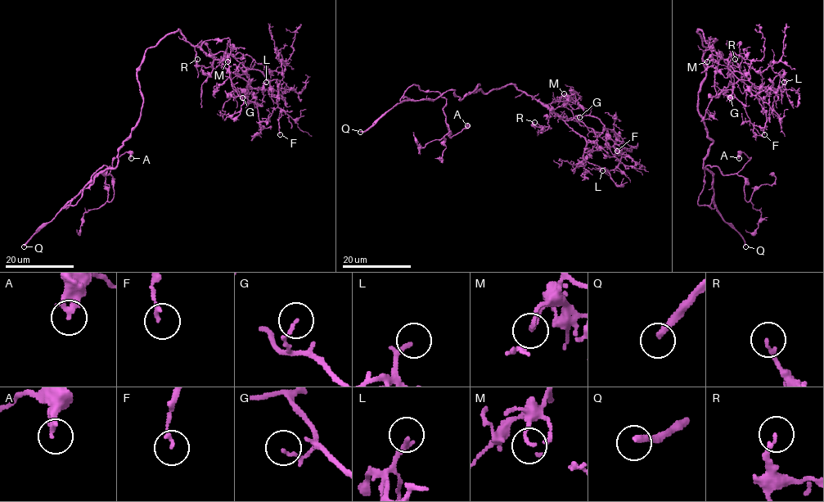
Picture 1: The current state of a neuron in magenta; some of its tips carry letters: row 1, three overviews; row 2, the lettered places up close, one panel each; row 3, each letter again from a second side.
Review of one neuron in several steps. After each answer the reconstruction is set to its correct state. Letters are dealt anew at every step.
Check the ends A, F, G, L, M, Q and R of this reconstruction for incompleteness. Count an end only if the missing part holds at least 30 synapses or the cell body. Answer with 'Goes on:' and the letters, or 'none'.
Goes on: L, Q

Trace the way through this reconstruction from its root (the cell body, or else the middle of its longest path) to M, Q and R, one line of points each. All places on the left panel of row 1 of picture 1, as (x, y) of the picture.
M: (139, 116), (137, 67), (145, 51), (168, 34), (178, 29), (199, 46), (228, 38), (227, 61)
Q: (139, 116), (137, 126), (119, 151), (118, 165), (101, 172), (24, 246)
R: (139, 116), (142, 94), (137, 67), (149, 47), (178, 29), (213, 60), (213, 66), (198, 65), (197, 59)

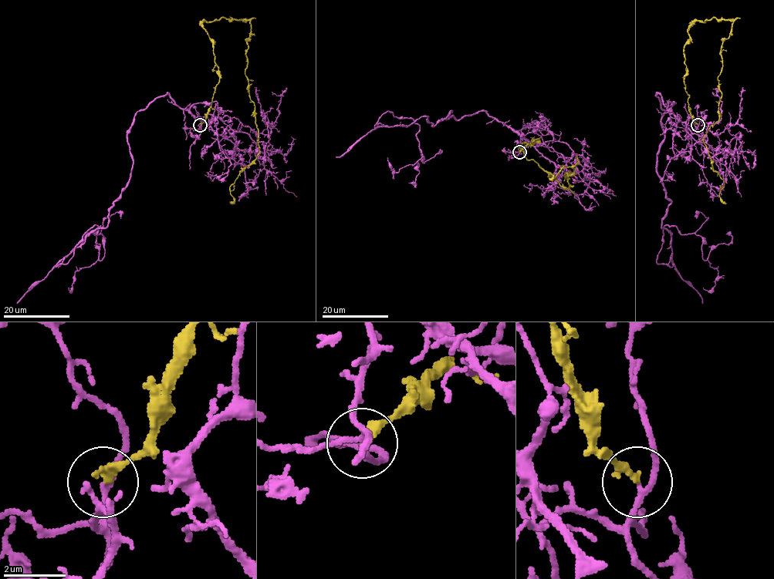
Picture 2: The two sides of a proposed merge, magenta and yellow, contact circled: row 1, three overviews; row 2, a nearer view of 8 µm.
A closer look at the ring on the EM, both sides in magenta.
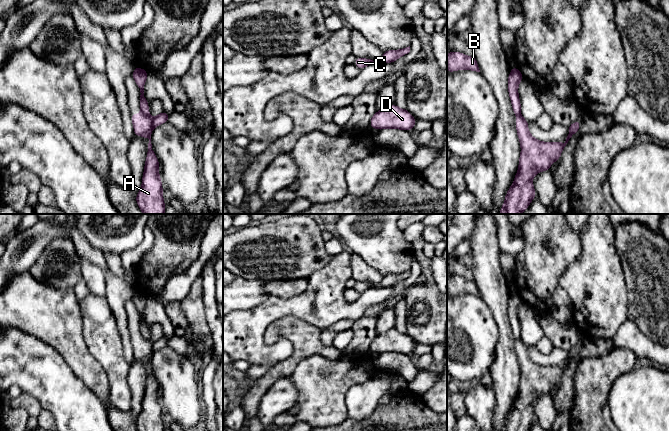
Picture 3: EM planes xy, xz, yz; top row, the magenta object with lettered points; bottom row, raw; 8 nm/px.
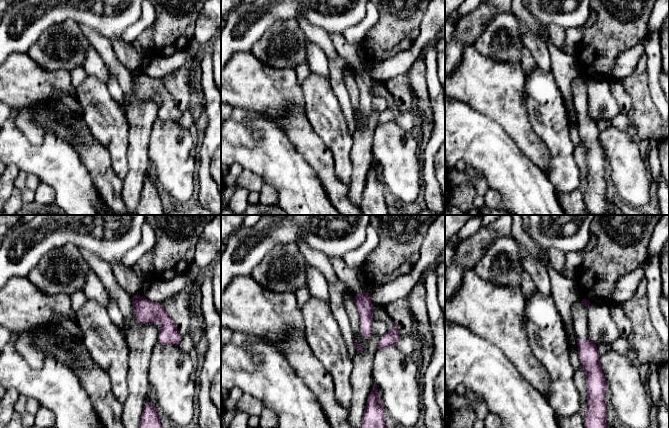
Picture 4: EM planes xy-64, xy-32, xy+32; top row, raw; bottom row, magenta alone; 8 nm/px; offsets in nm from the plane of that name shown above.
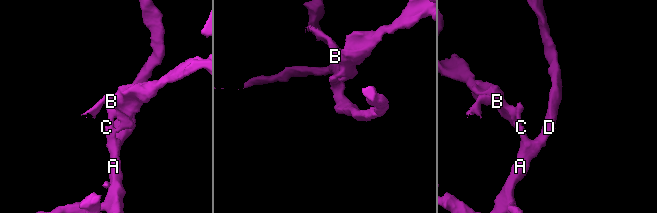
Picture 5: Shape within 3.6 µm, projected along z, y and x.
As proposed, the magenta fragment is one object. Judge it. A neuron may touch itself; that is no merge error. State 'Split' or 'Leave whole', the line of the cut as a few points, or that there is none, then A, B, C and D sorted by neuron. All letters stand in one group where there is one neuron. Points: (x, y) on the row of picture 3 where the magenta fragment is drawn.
Split. Split along xy (151, 119), (153, 126). Groups: A C D / B

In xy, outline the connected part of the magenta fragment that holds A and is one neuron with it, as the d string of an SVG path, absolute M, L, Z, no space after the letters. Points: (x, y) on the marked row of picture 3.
M133 114L131 119L134 135L149 139L147 158L142 177L142 186L136 196L136 202L143 214L165 214L162 181L159 177L159 161L156 158L152 144L152 119L149 114Z

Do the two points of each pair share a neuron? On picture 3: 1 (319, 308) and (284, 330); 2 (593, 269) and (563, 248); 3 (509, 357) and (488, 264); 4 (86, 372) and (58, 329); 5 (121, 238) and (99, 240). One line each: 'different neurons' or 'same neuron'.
1: different neurons
2: different neurons
3: same neuron
4: same neuron
5: same neuron

